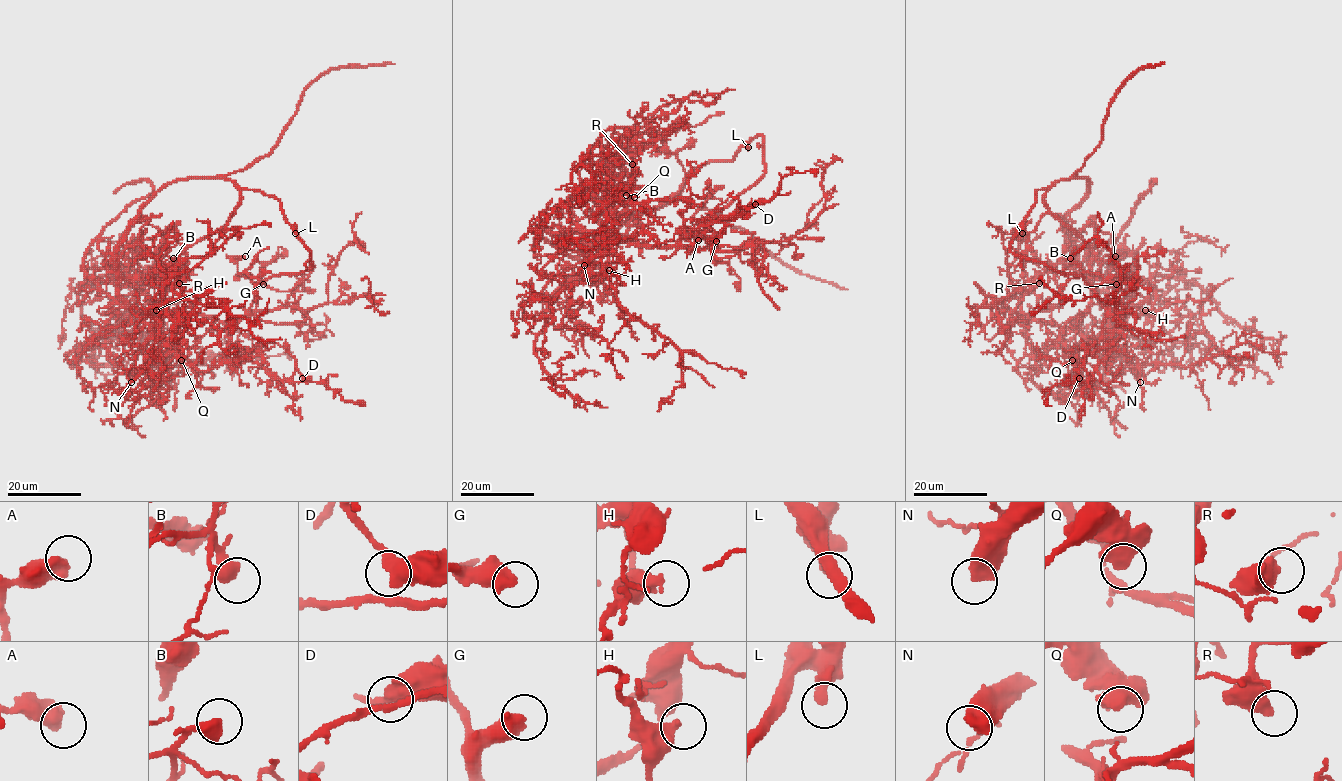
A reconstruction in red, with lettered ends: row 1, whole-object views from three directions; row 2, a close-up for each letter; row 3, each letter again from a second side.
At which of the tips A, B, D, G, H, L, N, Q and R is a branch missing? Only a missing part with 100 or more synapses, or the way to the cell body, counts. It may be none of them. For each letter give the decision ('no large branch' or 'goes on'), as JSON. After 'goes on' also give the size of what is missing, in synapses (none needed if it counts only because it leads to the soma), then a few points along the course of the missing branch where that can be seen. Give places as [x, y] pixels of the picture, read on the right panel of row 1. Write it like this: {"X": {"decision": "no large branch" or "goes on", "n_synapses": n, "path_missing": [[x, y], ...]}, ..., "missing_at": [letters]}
{"A": {"decision": "no large branch"}, "B": {"decision": "no large branch"}, "D": {"decision": "no large branch"}, "G": {"decision": "no large branch"}, "H": {"decision": "no large branch"}, "L": {"decision": "no large branch"}, "N": {"decision": "goes on", "n_synapses": 350, "path_missing": [[1140, 382], [1184, 426], [1199, 415], [1206, 423], [1216, 420], [1239, 430], [1246, 437], [1240, 467]]}, "Q": {"decision": "no large branch"}, "R": {"decision": "no large branch"}, "missing_at": ["N"]}

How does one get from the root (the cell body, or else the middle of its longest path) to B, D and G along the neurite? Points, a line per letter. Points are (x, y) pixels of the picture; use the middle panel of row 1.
B: (627, 227), (627, 216), (609, 208), (611, 190), (622, 190), (626, 195)
D: (627, 227), (612, 242), (592, 246), (603, 249), (613, 238), (673, 246), (755, 204)
G: (627, 227), (592, 246), (613, 238), (672, 246), (708, 218), (705, 236), (716, 241)

